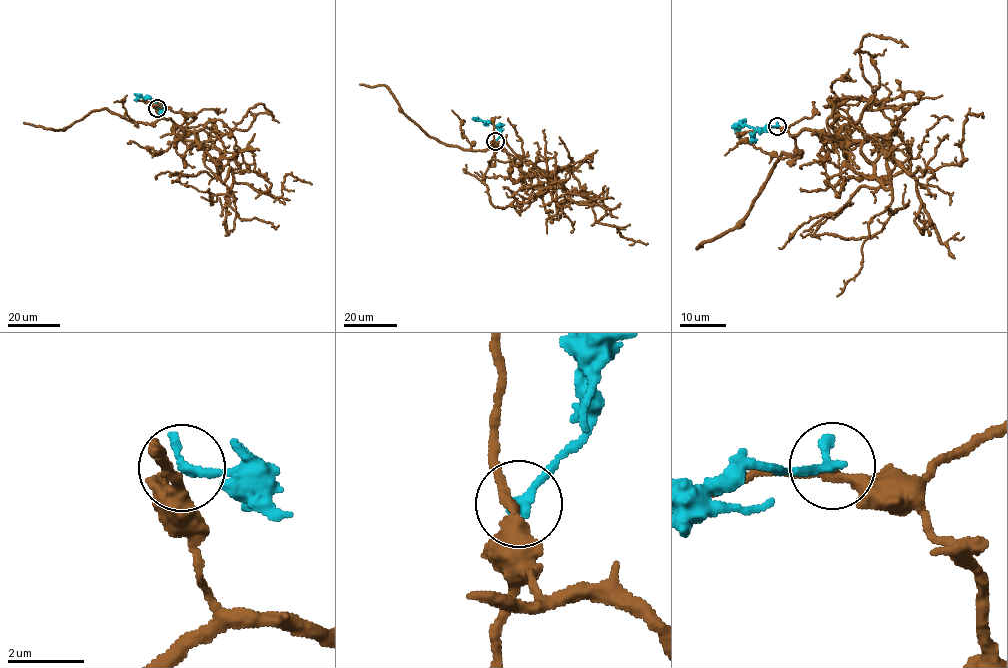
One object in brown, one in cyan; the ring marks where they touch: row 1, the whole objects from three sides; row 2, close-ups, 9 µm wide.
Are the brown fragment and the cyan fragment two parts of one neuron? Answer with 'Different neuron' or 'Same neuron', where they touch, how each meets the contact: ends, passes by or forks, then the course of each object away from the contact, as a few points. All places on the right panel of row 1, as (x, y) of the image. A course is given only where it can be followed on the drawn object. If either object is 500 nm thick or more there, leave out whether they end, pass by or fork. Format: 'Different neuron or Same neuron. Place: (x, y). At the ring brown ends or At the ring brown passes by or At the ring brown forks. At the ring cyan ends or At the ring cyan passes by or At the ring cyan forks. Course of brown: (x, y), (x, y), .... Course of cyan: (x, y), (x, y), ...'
Different neuron. Place: (777, 126). At the ring brown passes by. At the ring cyan ends. Course of brown: (778, 126), (834, 142), (846, 129), (888, 188), (889, 159), (911, 173), (961, 165), (963, 122), (982, 114). Course of cyan: (778, 126), (757, 131), (741, 123), (736, 135)

